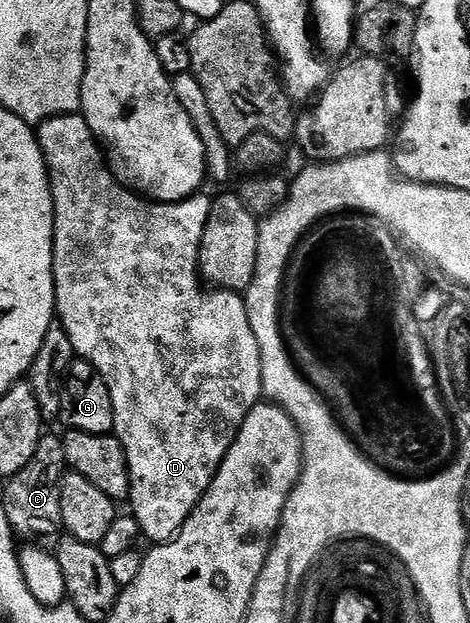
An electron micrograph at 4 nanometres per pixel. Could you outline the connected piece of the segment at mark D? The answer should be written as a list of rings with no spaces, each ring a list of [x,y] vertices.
[[[80,114],[69,116],[53,116],[43,124],[37,125],[38,141],[46,159],[46,169],[50,175],[50,189],[54,199],[54,302],[56,320],[68,334],[74,347],[75,357],[87,360],[104,378],[108,386],[108,394],[112,394],[112,410],[114,411],[114,431],[118,441],[124,446],[130,471],[129,511],[136,518],[143,537],[151,545],[165,544],[174,539],[178,531],[186,524],[196,510],[196,506],[204,498],[210,483],[216,478],[232,442],[240,434],[244,426],[244,418],[263,399],[262,390],[262,359],[260,346],[256,342],[256,334],[252,334],[252,322],[248,318],[245,299],[239,293],[225,290],[206,290],[200,279],[198,255],[202,249],[204,226],[208,226],[211,197],[195,194],[179,204],[159,204],[143,198],[139,193],[126,188],[114,177],[107,153],[88,122]]]

